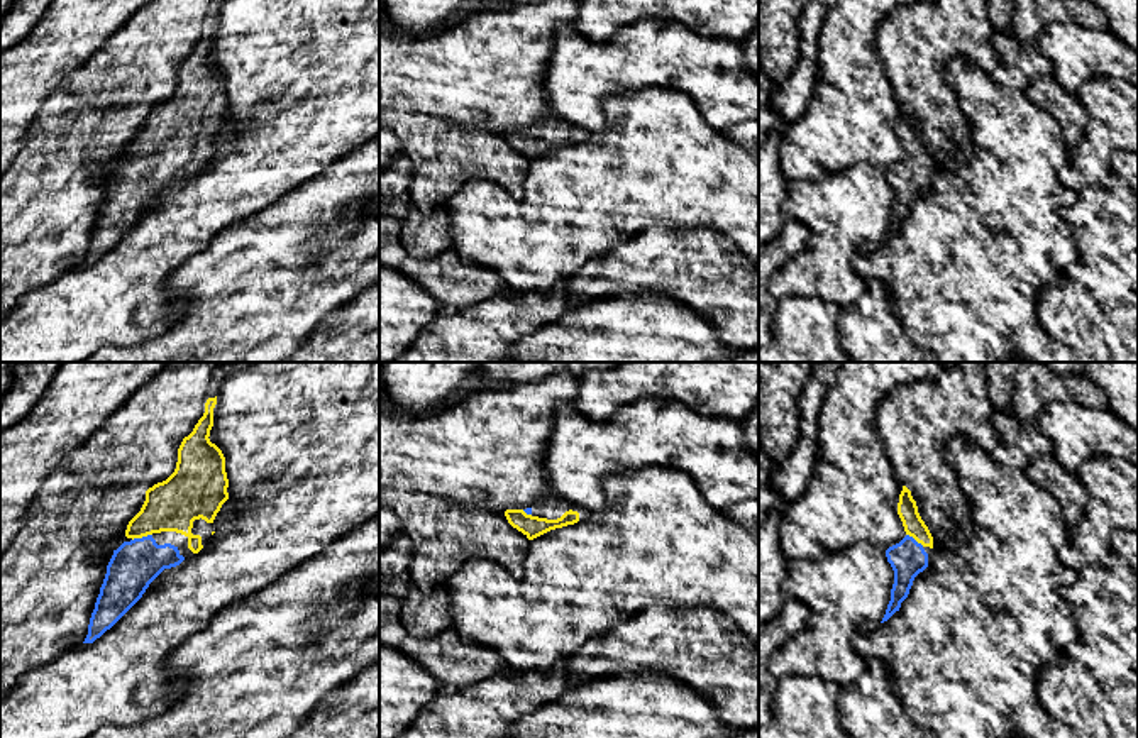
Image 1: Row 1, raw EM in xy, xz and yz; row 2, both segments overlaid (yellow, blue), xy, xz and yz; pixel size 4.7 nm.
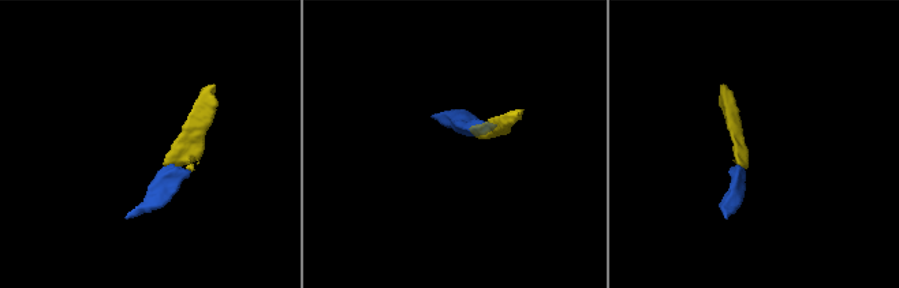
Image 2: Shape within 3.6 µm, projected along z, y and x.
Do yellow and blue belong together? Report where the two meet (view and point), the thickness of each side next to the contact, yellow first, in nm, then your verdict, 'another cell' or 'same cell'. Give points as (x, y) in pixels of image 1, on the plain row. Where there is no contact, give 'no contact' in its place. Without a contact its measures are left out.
xy (141, 158) | 240/220 nm | same cell

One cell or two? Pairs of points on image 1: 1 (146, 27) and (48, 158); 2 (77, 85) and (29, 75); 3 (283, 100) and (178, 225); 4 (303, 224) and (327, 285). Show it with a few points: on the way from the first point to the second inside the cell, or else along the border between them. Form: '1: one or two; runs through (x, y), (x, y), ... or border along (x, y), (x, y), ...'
1: one; runs through (114, 60), (73, 100), (70, 126)
2: two; border along (93, 55), (58, 88)
3: one; runs through (273, 131), (209, 195)
4: one; runs through (303, 239), (303, 261), (312, 269)

